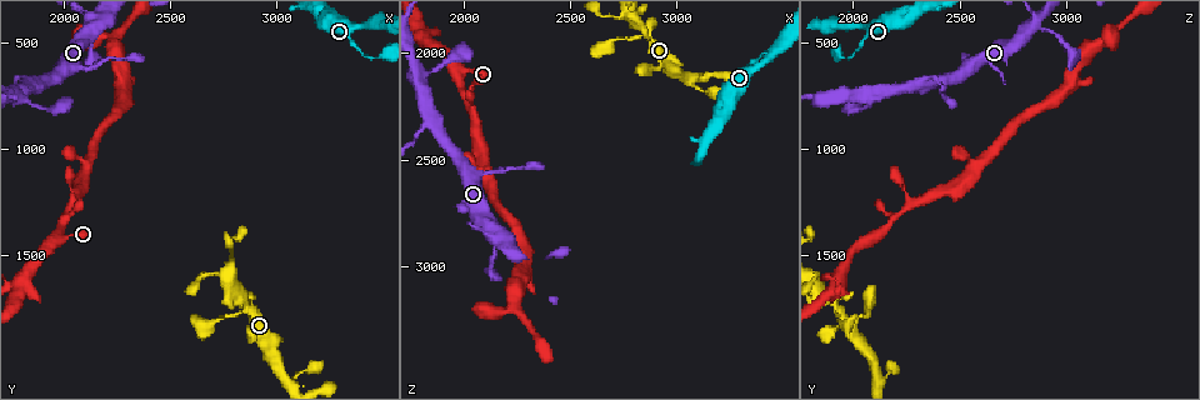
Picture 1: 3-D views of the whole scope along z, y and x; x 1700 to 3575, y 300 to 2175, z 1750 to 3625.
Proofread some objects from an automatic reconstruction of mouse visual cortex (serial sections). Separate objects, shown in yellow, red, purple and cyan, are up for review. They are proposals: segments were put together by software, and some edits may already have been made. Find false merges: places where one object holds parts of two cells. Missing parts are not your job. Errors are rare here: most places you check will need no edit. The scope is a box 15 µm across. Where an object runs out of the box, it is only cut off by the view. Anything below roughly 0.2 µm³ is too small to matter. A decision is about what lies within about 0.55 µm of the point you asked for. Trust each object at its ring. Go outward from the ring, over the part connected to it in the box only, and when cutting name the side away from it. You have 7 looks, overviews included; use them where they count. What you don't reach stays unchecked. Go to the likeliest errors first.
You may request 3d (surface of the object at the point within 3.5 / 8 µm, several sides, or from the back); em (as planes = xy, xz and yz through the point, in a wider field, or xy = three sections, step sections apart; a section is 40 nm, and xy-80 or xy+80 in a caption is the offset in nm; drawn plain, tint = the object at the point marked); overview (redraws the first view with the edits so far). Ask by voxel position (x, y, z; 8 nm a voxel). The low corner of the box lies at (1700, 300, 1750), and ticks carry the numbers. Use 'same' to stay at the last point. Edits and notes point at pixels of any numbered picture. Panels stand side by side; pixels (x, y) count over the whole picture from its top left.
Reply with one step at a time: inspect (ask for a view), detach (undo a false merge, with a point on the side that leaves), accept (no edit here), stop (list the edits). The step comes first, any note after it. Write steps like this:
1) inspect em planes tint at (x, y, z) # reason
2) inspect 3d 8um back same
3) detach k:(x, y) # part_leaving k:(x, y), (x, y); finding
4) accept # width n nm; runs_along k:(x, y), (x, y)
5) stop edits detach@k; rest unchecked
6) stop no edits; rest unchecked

inspect 3d 3.5um back at (2830, 1760, 1920) # sudden change in width

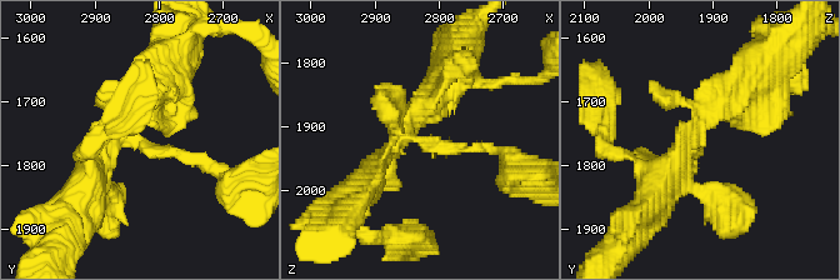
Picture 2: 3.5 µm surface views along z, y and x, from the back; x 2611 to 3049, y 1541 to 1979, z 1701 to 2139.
inspect em planes tint at (2825, 1760, 1925) # now the EM

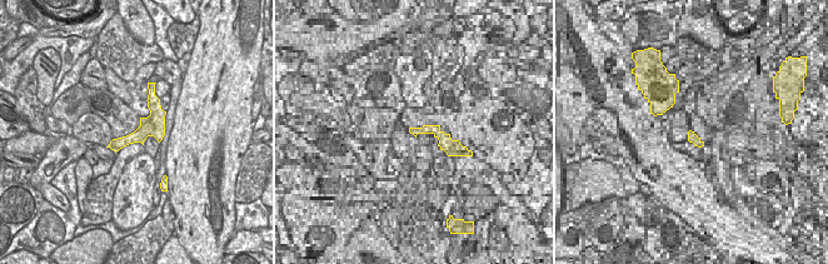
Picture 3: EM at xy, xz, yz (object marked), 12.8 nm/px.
inspect em xy step 1 tint same # cut it another way

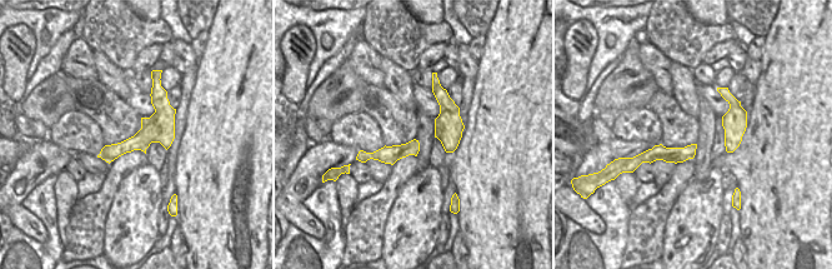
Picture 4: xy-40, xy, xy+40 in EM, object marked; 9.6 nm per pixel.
accept # runs_along 2:(369, 176), (404, 138), (495, 150); all the same cell

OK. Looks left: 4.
inspect 3d 3.5um at (1860, 680, 2340) # side arm on a straight run

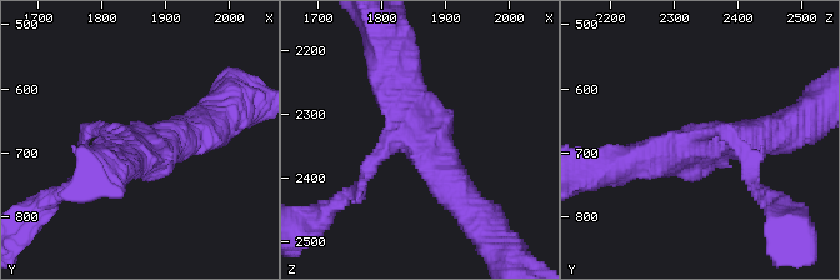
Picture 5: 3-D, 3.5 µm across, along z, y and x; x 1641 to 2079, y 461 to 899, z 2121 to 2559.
inspect em xy step 5 tint at (1850, 690, 2330) # arms 3; arm_widths 200, 450, 500 nm

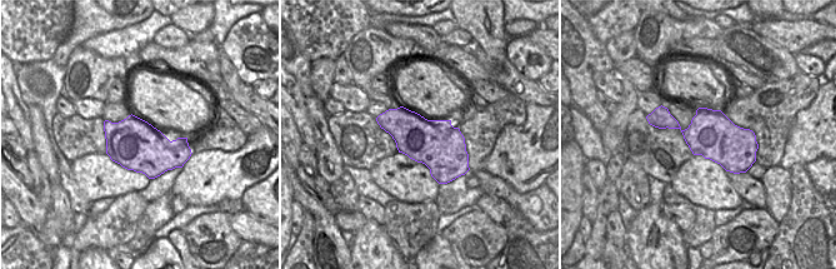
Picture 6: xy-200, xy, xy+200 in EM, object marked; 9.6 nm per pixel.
accept # runs_along 5:(461, 199), (408, 125), (388, 61); all the same cell

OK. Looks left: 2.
stop no edits; rest unchecked

